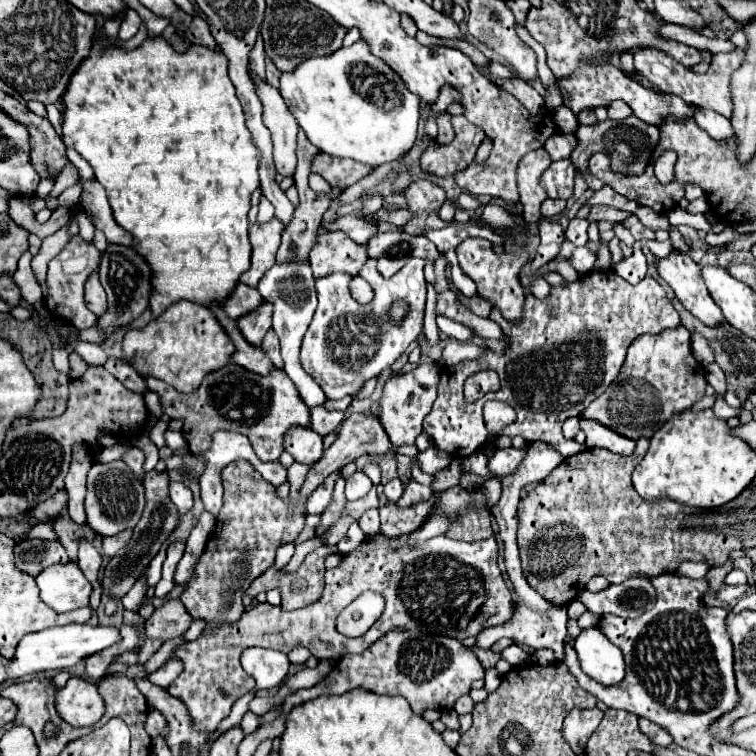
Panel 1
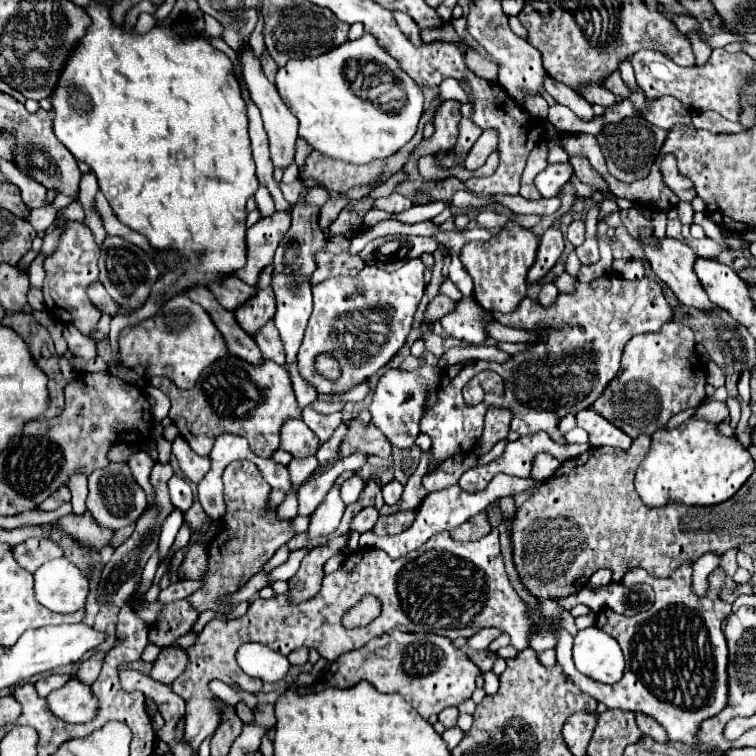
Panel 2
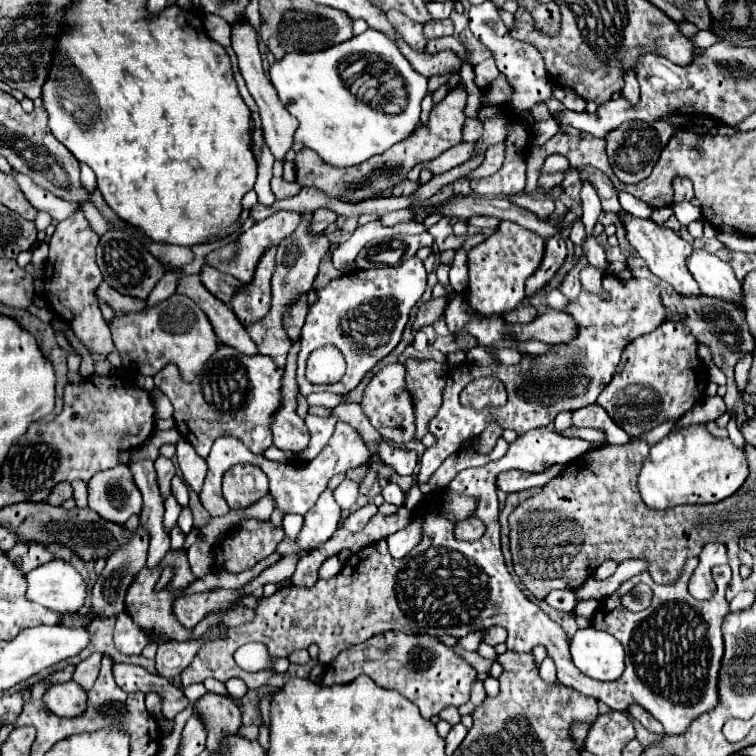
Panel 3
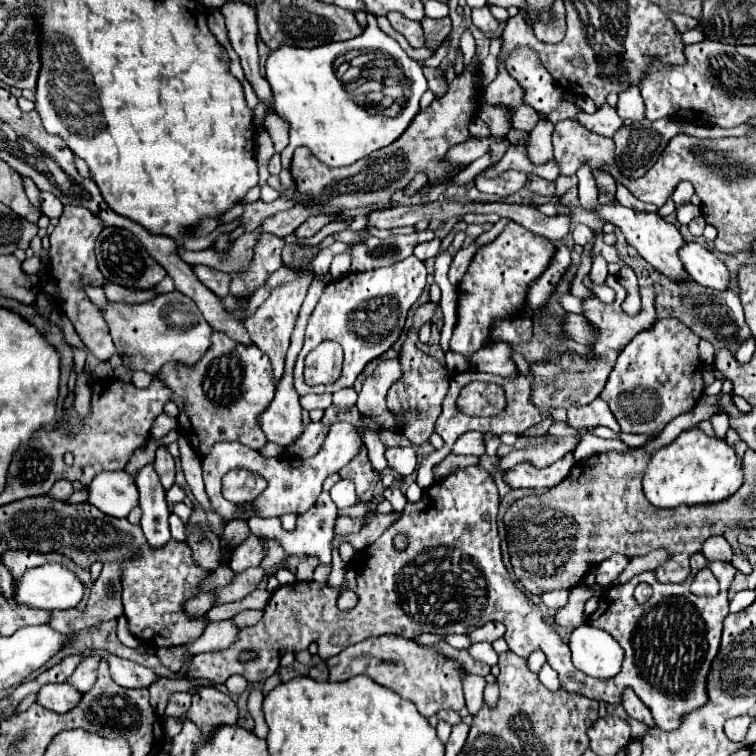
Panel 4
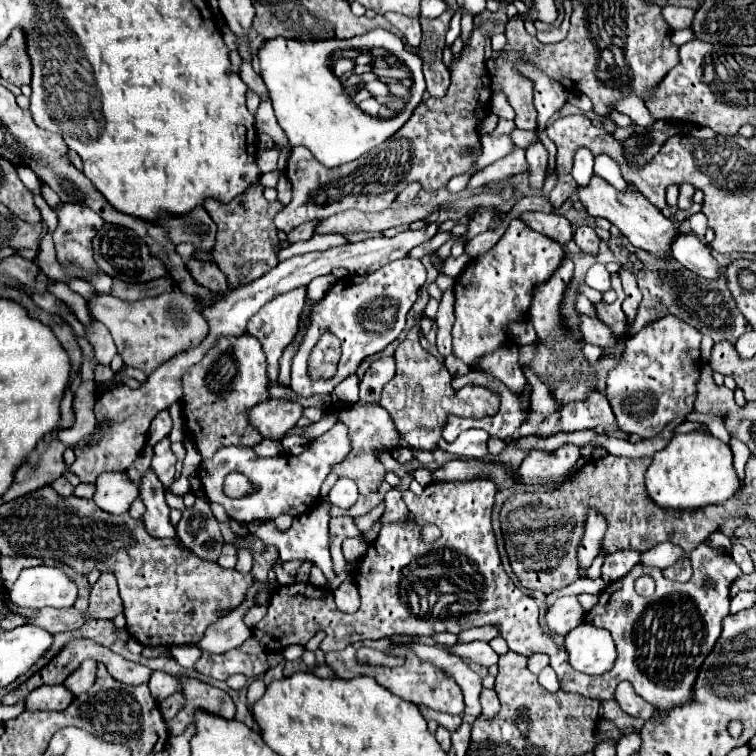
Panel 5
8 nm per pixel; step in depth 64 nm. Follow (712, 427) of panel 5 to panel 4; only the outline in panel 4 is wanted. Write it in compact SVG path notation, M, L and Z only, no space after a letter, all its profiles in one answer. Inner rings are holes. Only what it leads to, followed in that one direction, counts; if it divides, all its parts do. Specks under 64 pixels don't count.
M718 413L710 418L715 435L718 438L725 439L726 432L729 428L729 417L727 414Z

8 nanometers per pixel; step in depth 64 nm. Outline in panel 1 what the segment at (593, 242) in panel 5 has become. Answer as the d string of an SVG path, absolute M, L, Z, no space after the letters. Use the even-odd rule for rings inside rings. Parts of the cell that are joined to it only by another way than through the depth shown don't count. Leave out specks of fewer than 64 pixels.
M572 218L570 224L568 224L568 228L566 228L566 238L568 238L574 246L584 246L584 244L588 242L588 234L586 234L588 224L590 224L590 222L588 222L586 218L584 218L584 220Z

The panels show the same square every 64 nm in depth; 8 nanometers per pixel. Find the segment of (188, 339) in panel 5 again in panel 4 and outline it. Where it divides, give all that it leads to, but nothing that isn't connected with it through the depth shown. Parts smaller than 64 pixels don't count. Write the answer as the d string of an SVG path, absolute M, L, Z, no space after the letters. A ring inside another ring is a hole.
M178 290L160 294L142 304L108 302L100 314L110 328L114 346L122 356L124 366L130 370L156 374L166 362L184 362L192 366L210 348L212 326L204 320L196 304Z

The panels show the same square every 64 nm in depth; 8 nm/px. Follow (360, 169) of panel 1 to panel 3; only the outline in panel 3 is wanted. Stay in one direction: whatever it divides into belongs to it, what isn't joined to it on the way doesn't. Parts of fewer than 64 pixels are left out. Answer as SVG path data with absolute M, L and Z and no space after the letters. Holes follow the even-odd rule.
M458 84L456 88L452 88L446 94L446 98L442 102L434 104L426 124L418 124L416 130L406 140L394 144L392 148L388 148L382 154L376 154L376 156L368 158L366 162L362 162L358 166L334 168L330 164L324 164L324 160L320 160L320 156L316 156L316 152L312 152L308 148L302 148L300 152L296 152L296 160L294 160L296 182L300 186L316 186L324 194L328 194L330 198L348 198L350 202L360 202L360 200L372 198L374 194L390 190L390 188L398 186L400 182L404 182L408 172L416 164L422 164L426 160L434 160L444 150L462 142L462 128L464 128L464 122L466 122L466 116L464 116L466 98L468 98L468 94L466 94L464 86Z

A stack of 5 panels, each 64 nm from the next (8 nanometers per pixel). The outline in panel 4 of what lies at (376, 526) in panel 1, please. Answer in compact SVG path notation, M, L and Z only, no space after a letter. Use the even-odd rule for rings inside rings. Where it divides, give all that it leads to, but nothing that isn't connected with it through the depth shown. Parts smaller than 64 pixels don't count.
M340 516L336 520L336 526L334 526L334 536L350 536L350 534L356 534L356 532L360 532L362 524L364 524L362 518Z

